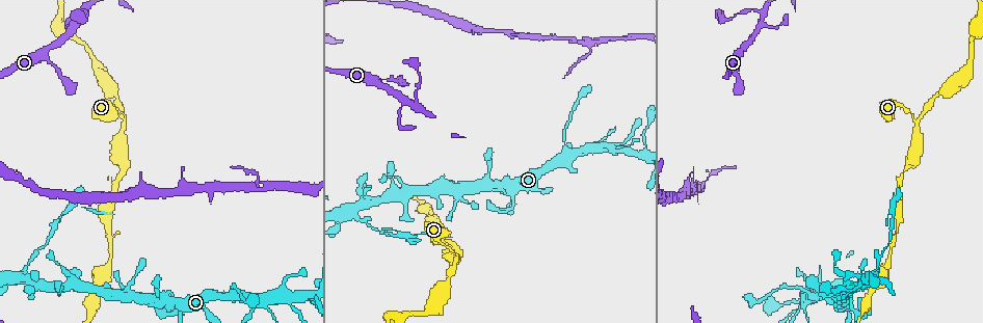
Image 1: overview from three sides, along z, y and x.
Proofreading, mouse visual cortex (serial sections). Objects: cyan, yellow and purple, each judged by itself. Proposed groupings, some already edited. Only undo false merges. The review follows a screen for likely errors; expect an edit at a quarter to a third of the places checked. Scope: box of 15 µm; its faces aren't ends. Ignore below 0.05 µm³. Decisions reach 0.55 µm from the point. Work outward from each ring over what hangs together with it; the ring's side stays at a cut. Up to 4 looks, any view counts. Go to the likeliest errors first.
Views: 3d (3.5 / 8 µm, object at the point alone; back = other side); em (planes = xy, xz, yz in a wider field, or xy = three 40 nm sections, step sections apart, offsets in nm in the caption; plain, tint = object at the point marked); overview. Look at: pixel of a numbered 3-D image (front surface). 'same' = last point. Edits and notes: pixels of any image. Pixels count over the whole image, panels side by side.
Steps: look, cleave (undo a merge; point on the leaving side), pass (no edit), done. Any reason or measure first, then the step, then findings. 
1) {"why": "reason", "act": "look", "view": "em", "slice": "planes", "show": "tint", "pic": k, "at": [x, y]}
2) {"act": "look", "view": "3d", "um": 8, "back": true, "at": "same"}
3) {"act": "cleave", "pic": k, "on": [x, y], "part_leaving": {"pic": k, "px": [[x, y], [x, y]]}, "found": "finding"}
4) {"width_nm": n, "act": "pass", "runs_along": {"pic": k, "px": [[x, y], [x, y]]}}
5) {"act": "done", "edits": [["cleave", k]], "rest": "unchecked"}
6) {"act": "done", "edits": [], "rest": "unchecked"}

{"why": "abrupt turn", "act": "look", "view": "3d", "um": 3.5, "back": true, "pic": 1, "at": [123, 121]}

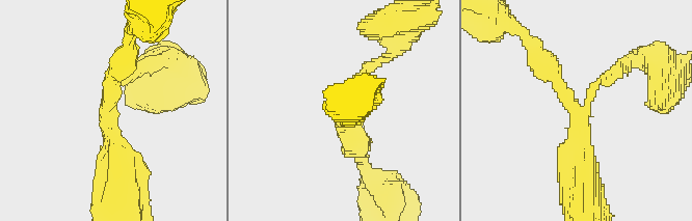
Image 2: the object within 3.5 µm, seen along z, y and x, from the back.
{"arms": 3, "arm_widths_nm": [200, 250, 450], "act": "look", "view": "em", "slice": "planes", "show": "tint", "pic": 2, "at": [107, 115]}

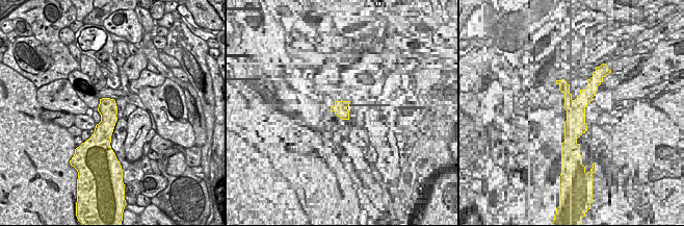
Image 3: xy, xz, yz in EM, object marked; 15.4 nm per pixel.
{"act": "pass", "runs_along": {"pic": 2, "px": [[616, 68], [589, 93], [579, 119], [581, 180]]}, "found": "continuous, no second cell"}

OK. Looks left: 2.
{"why": "thin neck", "act": "look", "view": "3d", "um": 3.5, "back": true, "pic": 1, "at": [848, 289]}

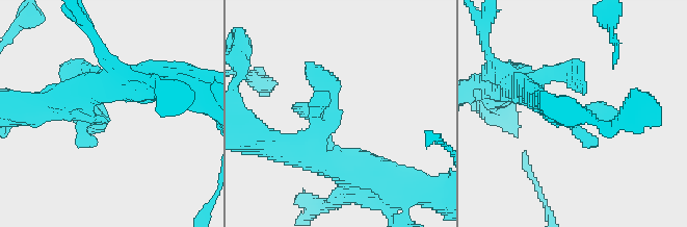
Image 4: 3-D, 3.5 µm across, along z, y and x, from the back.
{"act": "look", "view": "em", "slice": "planes", "show": "tint", "pic": 4, "at": [325, 116]}

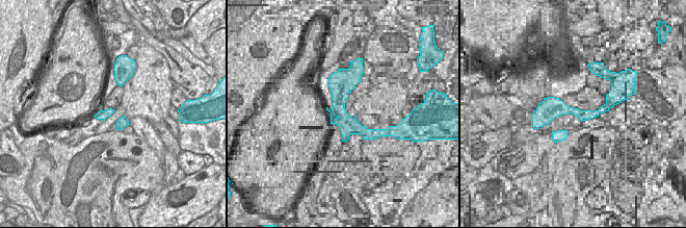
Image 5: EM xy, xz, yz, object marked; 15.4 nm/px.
{"act": "pass", "runs_along": {"pic": 4, "px": [[287, 153], [310, 153], [328, 114], [307, 62]]}, "found": "all the same cell"}

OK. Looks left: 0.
{"act": "done", "edits": [], "rest": "unchecked"}

